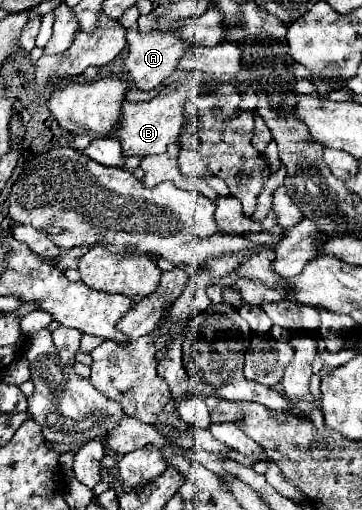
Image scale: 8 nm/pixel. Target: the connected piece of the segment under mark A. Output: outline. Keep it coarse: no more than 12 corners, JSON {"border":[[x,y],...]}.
{"border":[[127,29],[125,69],[143,91],[161,85],[191,47],[165,31]]}

